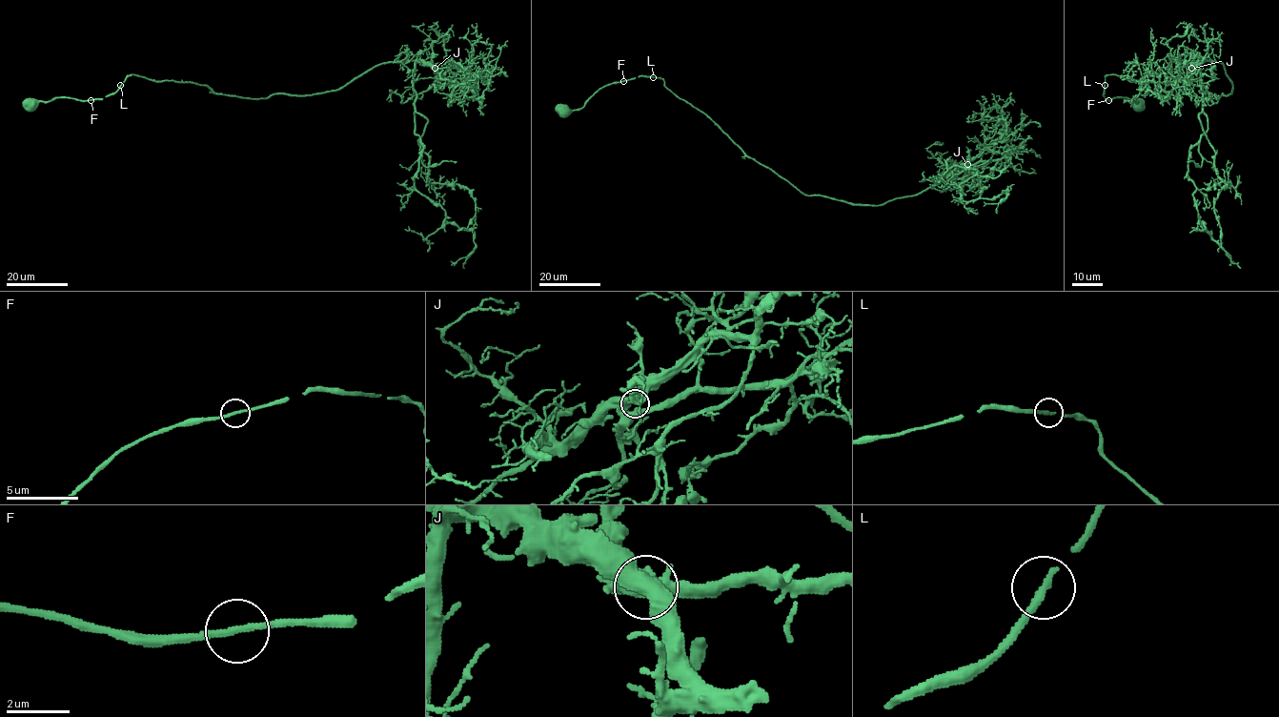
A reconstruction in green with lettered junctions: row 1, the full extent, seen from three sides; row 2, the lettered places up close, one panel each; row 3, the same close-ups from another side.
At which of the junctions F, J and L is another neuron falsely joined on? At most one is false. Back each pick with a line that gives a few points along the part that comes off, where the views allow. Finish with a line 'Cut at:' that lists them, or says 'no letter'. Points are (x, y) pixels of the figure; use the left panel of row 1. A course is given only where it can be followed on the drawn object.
Cut at: no letter

